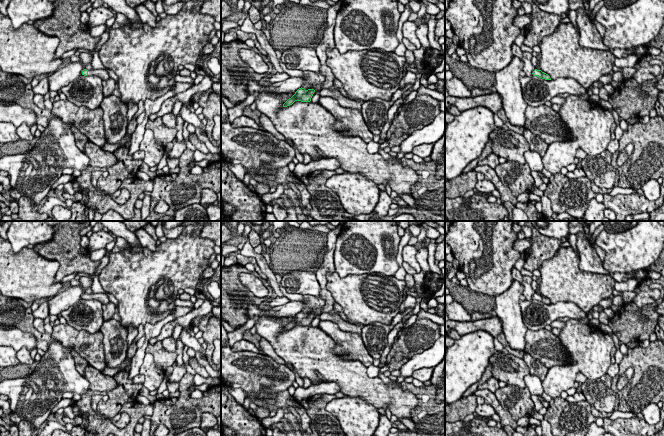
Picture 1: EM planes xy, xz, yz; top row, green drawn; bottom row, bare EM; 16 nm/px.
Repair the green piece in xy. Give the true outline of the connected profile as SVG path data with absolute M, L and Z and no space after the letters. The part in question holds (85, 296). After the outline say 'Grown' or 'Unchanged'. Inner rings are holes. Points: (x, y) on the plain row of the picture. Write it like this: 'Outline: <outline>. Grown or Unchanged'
Outline: M84 293L82 295L82 299L84 300L91 300L91 299L95 299L100 301L102 304L107 304L109 303L109 298L107 297L107 295L105 293L92 293L92 294L86 294Z. Grown

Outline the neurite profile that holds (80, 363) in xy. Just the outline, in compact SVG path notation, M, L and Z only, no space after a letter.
M75 350L71 352L74 361L76 370L84 377L84 370L89 365L88 362L82 358Z

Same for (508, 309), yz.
M514 280L505 292L495 296L495 312L502 322L503 334L509 346L514 350L524 352L526 347L525 336L528 328L523 322L519 304L523 290L523 284Z

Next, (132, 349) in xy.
M133 341L127 350L126 359L124 360L124 362L119 367L117 367L117 368L105 367L100 372L105 374L105 375L109 375L111 377L114 377L117 373L119 373L121 371L125 371L126 366L129 364L131 359L135 356L136 351L137 351L137 342Z

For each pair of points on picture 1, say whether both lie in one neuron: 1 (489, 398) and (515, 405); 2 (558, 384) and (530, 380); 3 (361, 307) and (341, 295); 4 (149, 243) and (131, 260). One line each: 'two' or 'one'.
1: two
2: two
3: one
4: two

